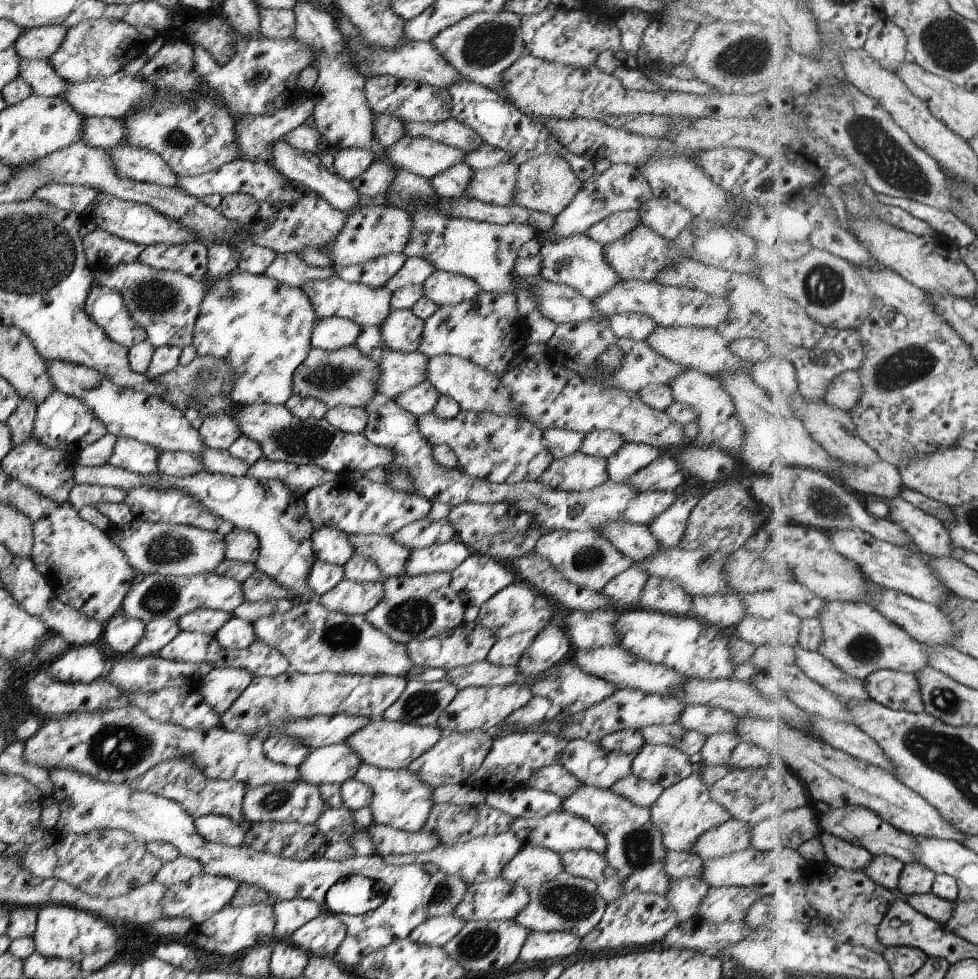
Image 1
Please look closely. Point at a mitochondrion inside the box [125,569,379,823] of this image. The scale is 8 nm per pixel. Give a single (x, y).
(342, 637)

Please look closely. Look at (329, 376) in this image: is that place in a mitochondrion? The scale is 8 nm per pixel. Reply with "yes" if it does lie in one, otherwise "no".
yes

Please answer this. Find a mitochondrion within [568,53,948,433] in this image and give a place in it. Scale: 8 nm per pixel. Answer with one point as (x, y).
(884, 155)

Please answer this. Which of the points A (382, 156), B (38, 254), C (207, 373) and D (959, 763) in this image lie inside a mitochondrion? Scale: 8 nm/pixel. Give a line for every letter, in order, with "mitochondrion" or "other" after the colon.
A: other
B: mitochondrion
C: mitochondrion
D: mitochondrion

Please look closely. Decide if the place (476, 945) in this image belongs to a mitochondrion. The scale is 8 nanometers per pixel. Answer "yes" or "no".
yes

